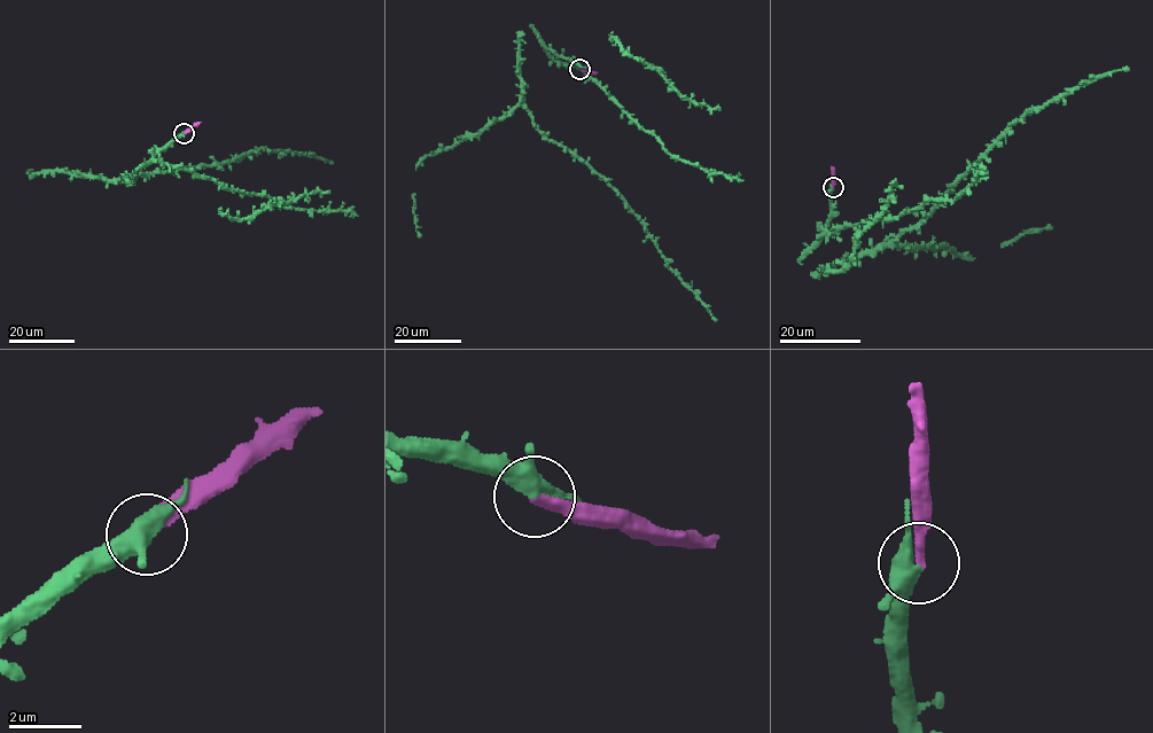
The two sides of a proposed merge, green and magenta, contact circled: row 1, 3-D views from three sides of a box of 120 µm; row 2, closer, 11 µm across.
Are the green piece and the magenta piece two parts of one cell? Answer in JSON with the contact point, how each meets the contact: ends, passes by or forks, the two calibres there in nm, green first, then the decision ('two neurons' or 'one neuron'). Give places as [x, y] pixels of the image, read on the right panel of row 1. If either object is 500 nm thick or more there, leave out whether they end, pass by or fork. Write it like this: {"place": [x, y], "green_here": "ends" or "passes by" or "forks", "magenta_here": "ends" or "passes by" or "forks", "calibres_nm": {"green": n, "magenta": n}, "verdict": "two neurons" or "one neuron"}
{"place": [833, 187], "green_here": "forks", "magenta_here": "ends", "calibres_nm": {"green": 400, "magenta": 360}, "verdict": "one neuron"}

